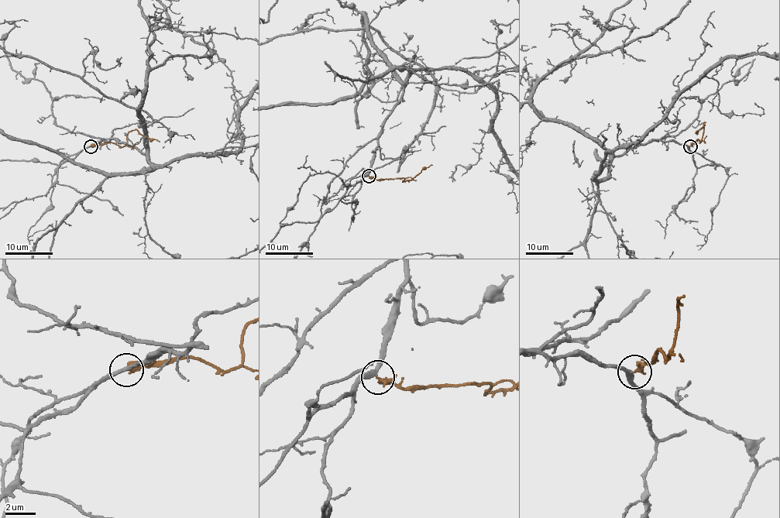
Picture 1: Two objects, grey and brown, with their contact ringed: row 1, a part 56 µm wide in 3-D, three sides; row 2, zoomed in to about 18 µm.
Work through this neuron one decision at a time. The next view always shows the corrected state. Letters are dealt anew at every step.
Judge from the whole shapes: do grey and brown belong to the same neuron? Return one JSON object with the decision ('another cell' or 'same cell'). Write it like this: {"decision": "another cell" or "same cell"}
{"decision": "same cell"}

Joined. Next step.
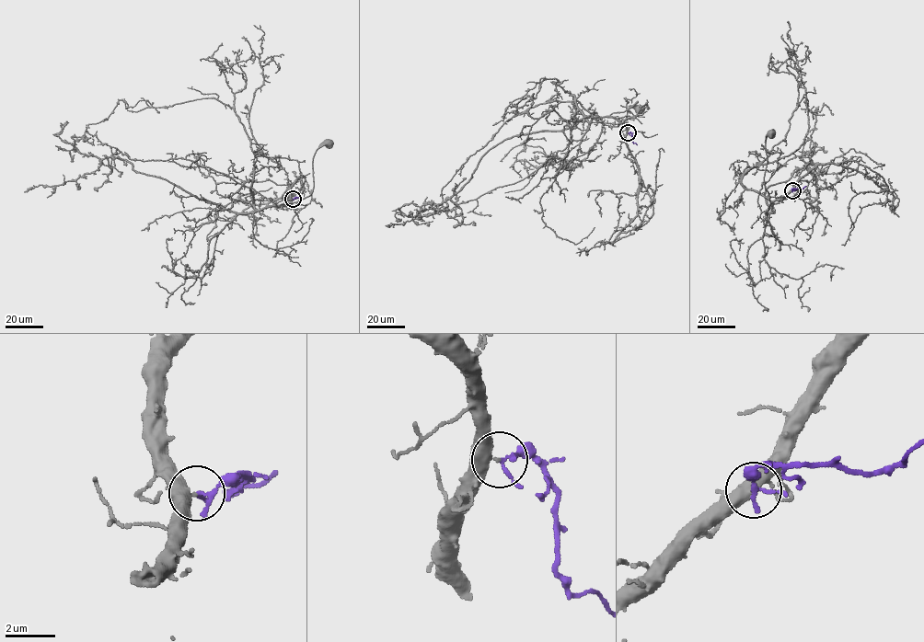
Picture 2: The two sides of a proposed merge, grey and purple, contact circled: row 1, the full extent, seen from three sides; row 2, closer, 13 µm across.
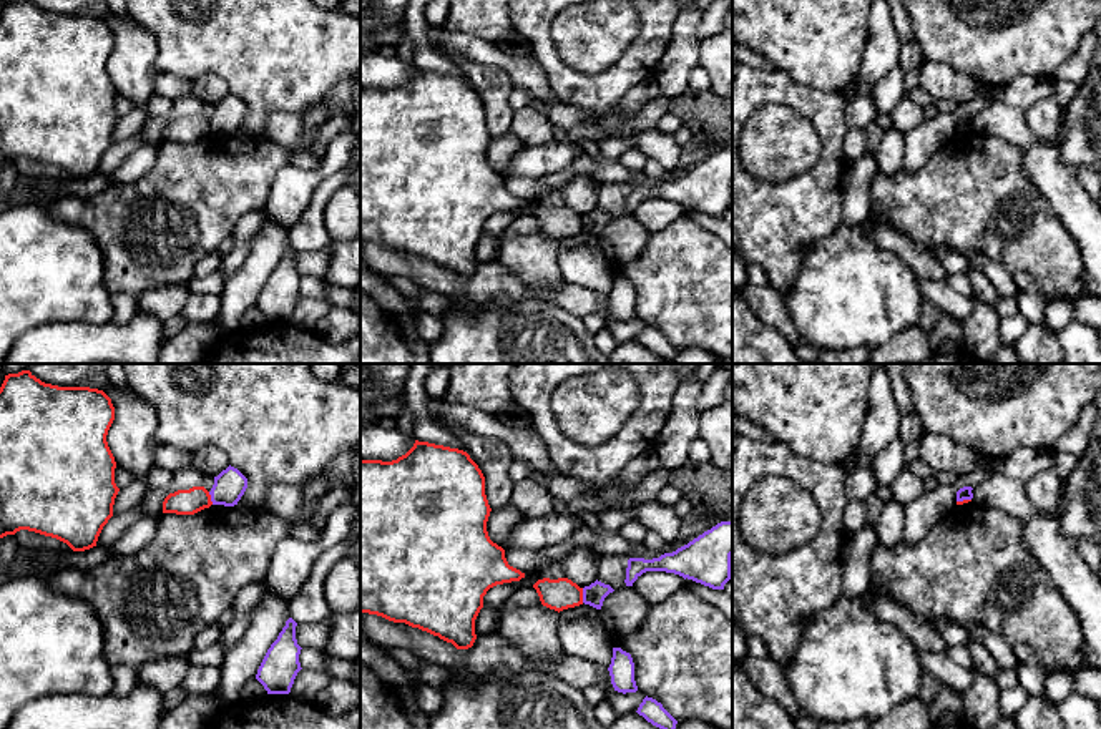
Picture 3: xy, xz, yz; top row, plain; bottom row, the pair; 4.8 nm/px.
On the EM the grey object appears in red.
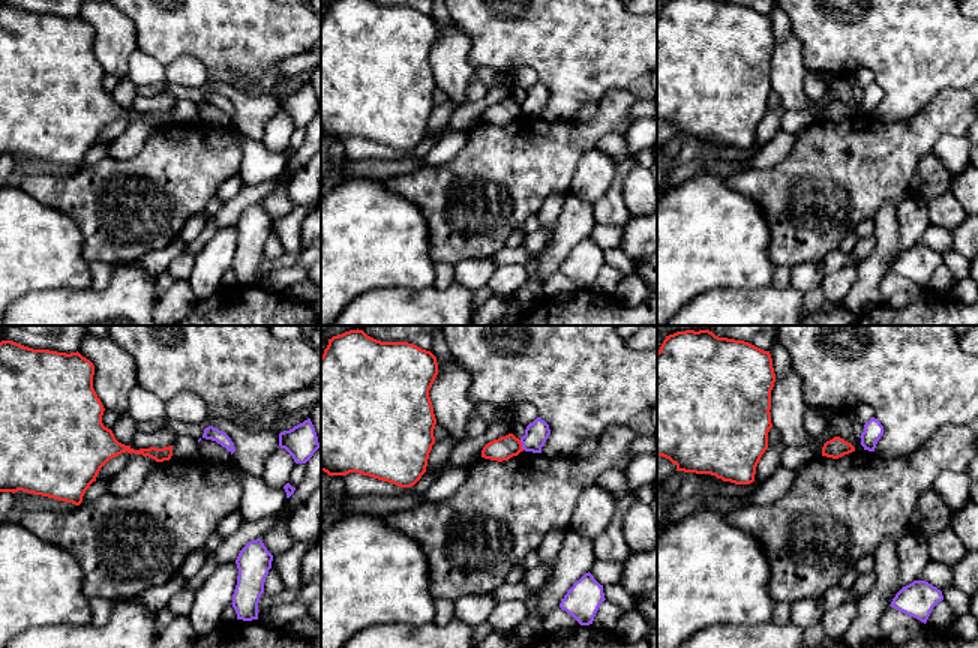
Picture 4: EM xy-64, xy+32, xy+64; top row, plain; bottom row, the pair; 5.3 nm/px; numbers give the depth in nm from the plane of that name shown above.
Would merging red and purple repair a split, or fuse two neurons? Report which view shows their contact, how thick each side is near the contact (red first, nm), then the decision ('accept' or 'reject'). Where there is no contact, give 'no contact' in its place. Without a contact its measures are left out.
contact in xz; calibres 150 and 110 nm; reject

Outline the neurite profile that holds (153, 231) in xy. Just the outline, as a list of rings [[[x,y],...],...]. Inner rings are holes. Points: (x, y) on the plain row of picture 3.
[[[211,133],[194,143],[163,141],[154,166],[138,181],[110,184],[91,196],[61,196],[46,208],[56,221],[85,229],[98,242],[103,254],[105,289],[138,301],[151,289],[188,282],[194,276],[196,264],[232,234],[244,214],[266,208],[274,178],[289,164],[289,156],[287,148],[264,136]]]

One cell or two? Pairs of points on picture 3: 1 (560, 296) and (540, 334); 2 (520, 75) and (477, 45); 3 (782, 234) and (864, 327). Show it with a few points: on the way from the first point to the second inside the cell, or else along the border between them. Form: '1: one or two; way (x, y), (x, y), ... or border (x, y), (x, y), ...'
1: two; border (517, 298), (538, 298), (582, 319)
2: one; way (510, 65), (487, 53)
3: two; border (832, 233), (807, 249), (794, 284), (782, 293)

